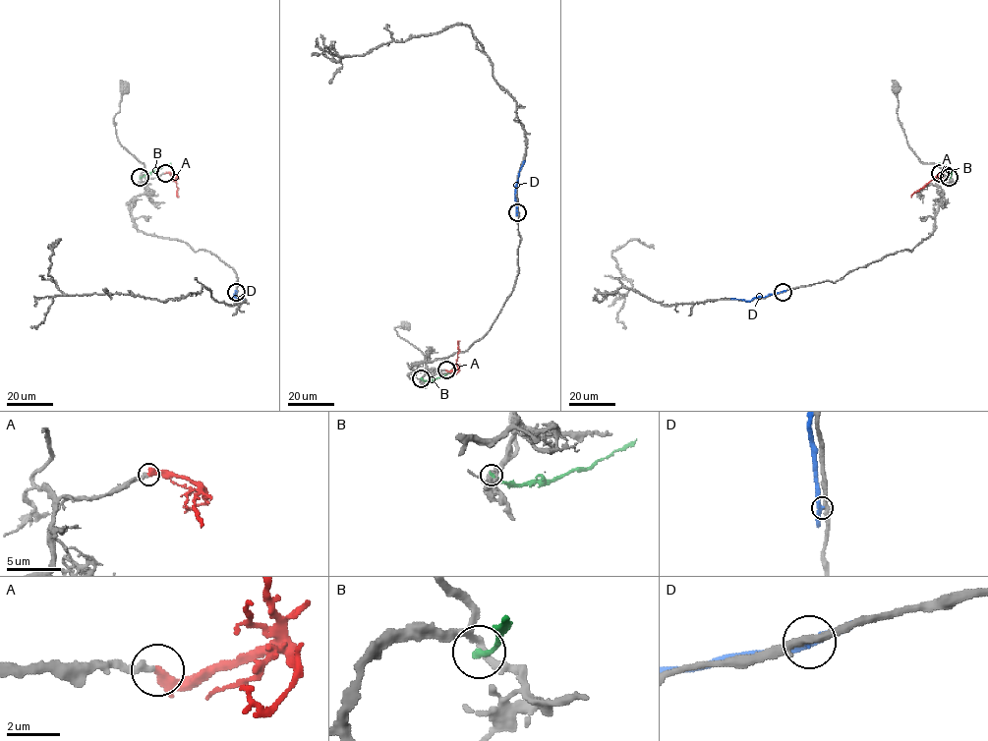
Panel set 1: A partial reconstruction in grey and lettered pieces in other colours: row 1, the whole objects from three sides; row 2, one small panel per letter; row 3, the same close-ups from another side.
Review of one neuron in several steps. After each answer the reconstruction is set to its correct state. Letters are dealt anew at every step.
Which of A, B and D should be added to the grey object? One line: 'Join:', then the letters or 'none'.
Join: A

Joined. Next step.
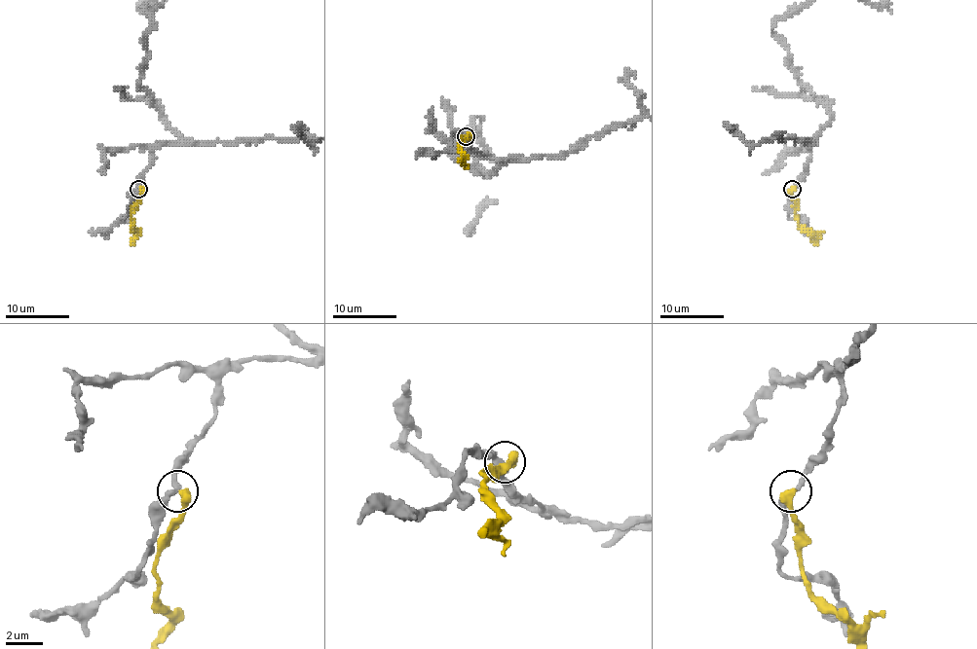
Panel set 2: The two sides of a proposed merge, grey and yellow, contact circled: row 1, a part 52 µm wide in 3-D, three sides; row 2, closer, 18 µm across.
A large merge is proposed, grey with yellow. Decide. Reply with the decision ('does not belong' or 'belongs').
does not belong

